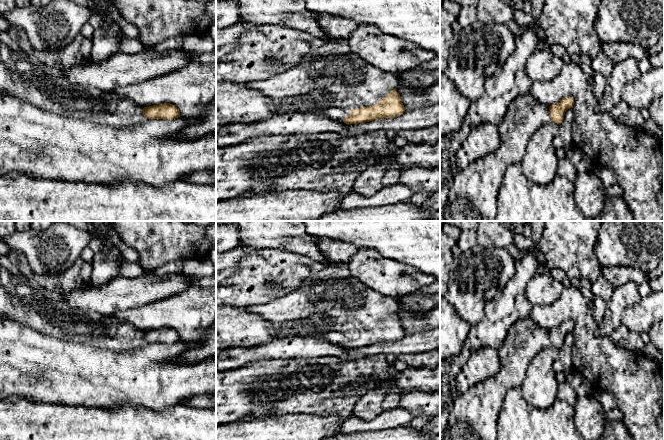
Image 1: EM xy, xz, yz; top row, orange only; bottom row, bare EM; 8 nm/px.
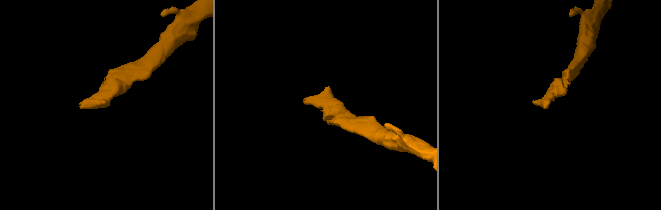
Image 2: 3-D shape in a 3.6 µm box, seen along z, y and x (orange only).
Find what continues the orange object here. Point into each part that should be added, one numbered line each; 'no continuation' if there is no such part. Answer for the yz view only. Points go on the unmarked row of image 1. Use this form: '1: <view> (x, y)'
1: yz (474, 414)

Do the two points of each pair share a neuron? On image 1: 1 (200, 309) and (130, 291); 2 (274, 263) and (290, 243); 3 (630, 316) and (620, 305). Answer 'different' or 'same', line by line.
1: different
2: different
3: different

